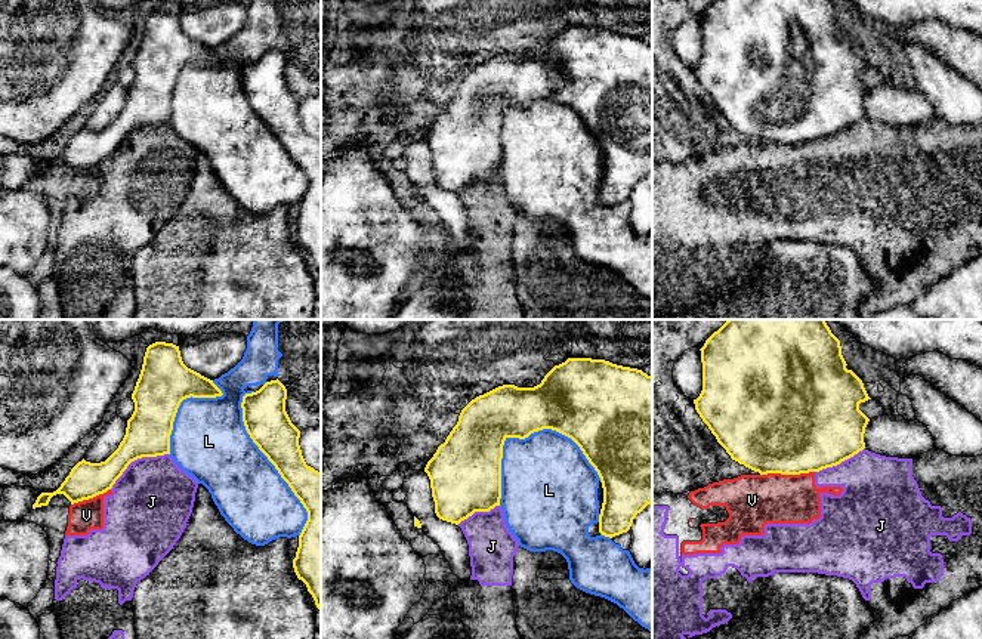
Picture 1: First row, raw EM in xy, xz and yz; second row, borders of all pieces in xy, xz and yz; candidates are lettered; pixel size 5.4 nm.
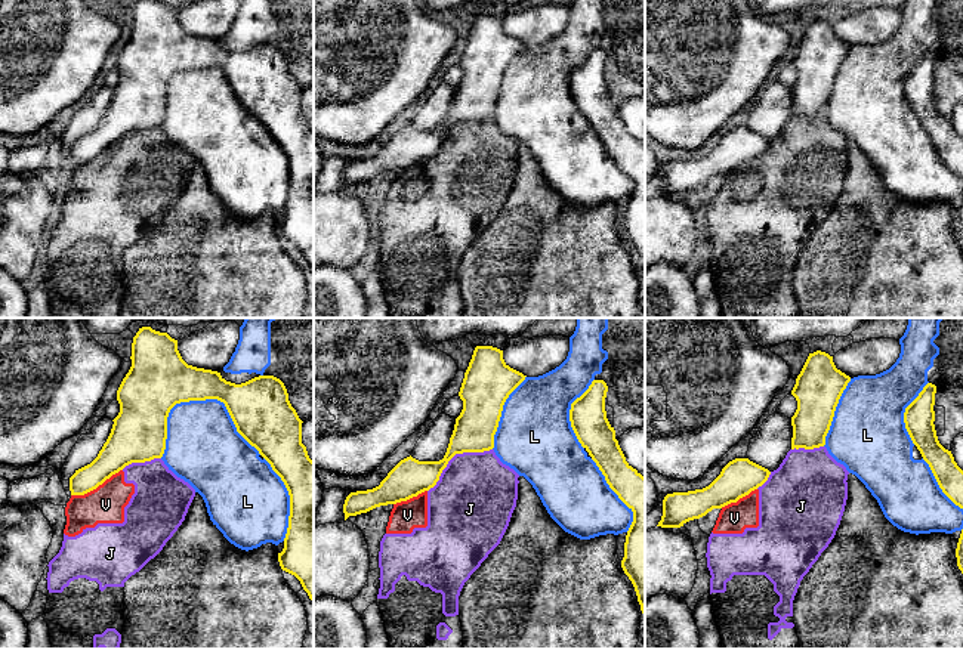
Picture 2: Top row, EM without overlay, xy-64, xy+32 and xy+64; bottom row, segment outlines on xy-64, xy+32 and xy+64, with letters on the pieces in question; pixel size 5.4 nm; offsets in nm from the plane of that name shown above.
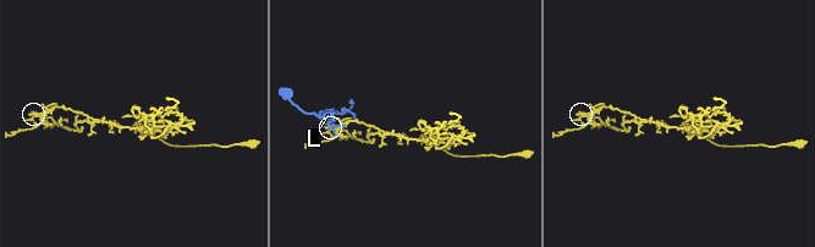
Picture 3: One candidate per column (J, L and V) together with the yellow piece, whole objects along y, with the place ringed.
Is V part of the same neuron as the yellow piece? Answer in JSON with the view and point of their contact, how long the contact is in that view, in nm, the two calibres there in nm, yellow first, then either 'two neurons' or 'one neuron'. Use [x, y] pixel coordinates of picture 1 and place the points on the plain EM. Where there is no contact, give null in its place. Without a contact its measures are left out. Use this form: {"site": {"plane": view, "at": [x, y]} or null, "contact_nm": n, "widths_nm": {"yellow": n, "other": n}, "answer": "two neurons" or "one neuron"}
{"site": {"plane": "yz", "at": [787, 142]}, "contact_nm": 300, "widths_nm": {"yellow": 500, "other": 280}, "answer": "two neurons"}

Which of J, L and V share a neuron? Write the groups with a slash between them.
J V / L

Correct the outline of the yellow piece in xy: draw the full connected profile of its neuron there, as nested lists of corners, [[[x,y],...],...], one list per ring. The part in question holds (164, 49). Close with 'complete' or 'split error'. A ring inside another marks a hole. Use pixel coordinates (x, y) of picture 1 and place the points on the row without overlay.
[[[155,10],[149,13],[143,25],[139,47],[132,62],[135,80],[127,89],[126,104],[118,117],[105,130],[90,132],[84,127],[78,130],[56,160],[41,161],[37,166],[33,178],[47,175],[50,167],[56,163],[64,163],[71,173],[74,173],[106,161],[132,130],[142,126],[170,123],[173,90],[183,68],[191,65],[216,67],[222,64],[222,59],[213,52],[213,49],[183,33],[179,15],[166,10]]]; complete

